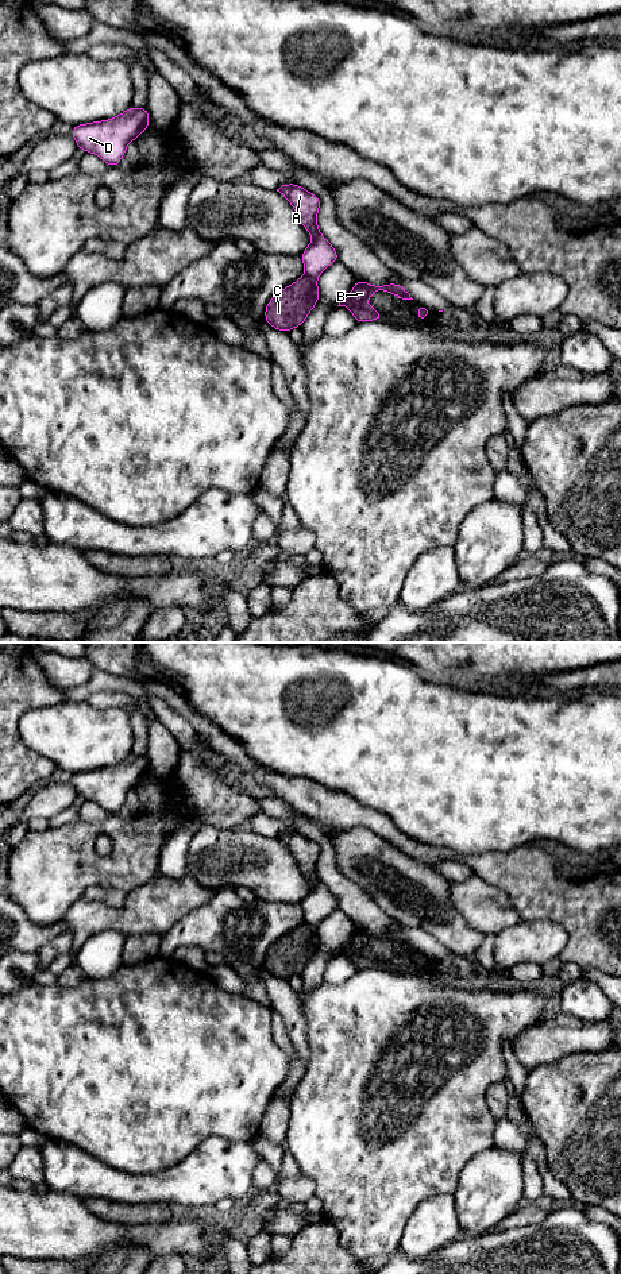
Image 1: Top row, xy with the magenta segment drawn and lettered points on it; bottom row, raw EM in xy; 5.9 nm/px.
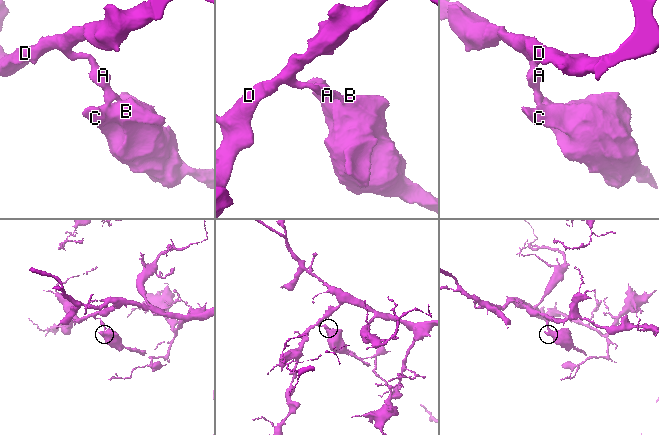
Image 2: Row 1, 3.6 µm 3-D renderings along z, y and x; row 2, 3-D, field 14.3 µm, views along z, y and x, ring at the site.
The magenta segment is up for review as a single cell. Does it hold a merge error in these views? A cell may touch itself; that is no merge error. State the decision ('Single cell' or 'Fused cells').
Fused cells

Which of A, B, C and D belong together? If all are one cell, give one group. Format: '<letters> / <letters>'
A D / B C

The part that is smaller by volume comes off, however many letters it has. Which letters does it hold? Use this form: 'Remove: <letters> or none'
Remove: B, C

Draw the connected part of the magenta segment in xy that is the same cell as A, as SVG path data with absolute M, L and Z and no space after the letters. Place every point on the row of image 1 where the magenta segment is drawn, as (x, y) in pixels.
M285 184L277 192L289 200L298 215L300 223L313 236L310 244L302 251L301 258L305 277L317 279L329 265L339 260L338 251L321 235L316 223L321 200L297 184Z

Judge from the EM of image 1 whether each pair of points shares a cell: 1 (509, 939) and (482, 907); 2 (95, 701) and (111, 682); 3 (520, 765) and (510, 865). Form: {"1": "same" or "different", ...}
{"1": "different", "2": "different", "3": "different"}

